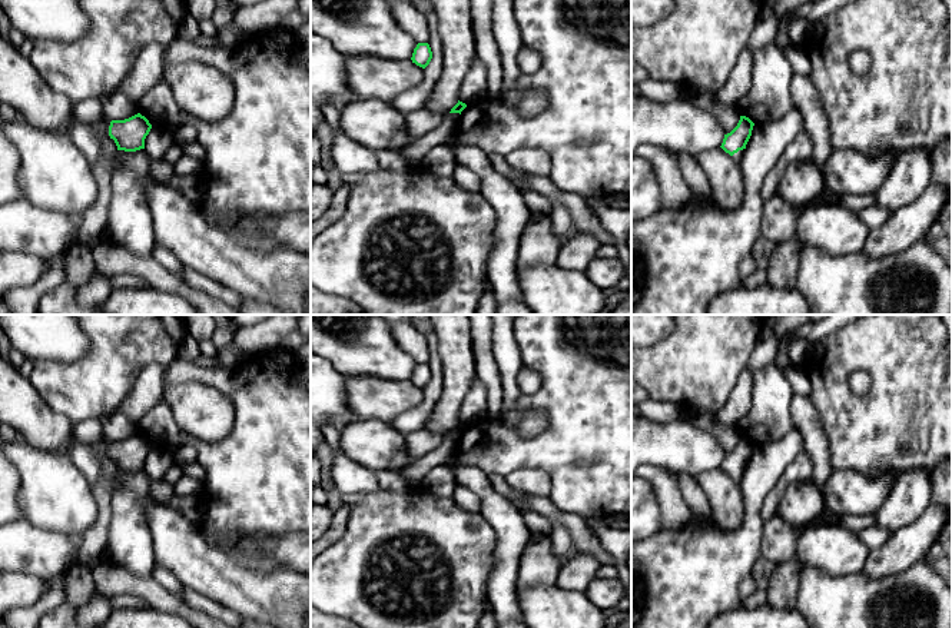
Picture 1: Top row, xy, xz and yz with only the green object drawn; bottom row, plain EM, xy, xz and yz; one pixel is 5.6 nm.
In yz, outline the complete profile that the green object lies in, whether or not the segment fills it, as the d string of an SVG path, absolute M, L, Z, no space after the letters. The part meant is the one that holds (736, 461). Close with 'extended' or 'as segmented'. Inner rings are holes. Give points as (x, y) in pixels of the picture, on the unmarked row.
M740 436L737 446L730 453L724 455L720 468L729 474L737 485L742 485L742 476L752 456L753 446L754 443L749 438Z; extended

